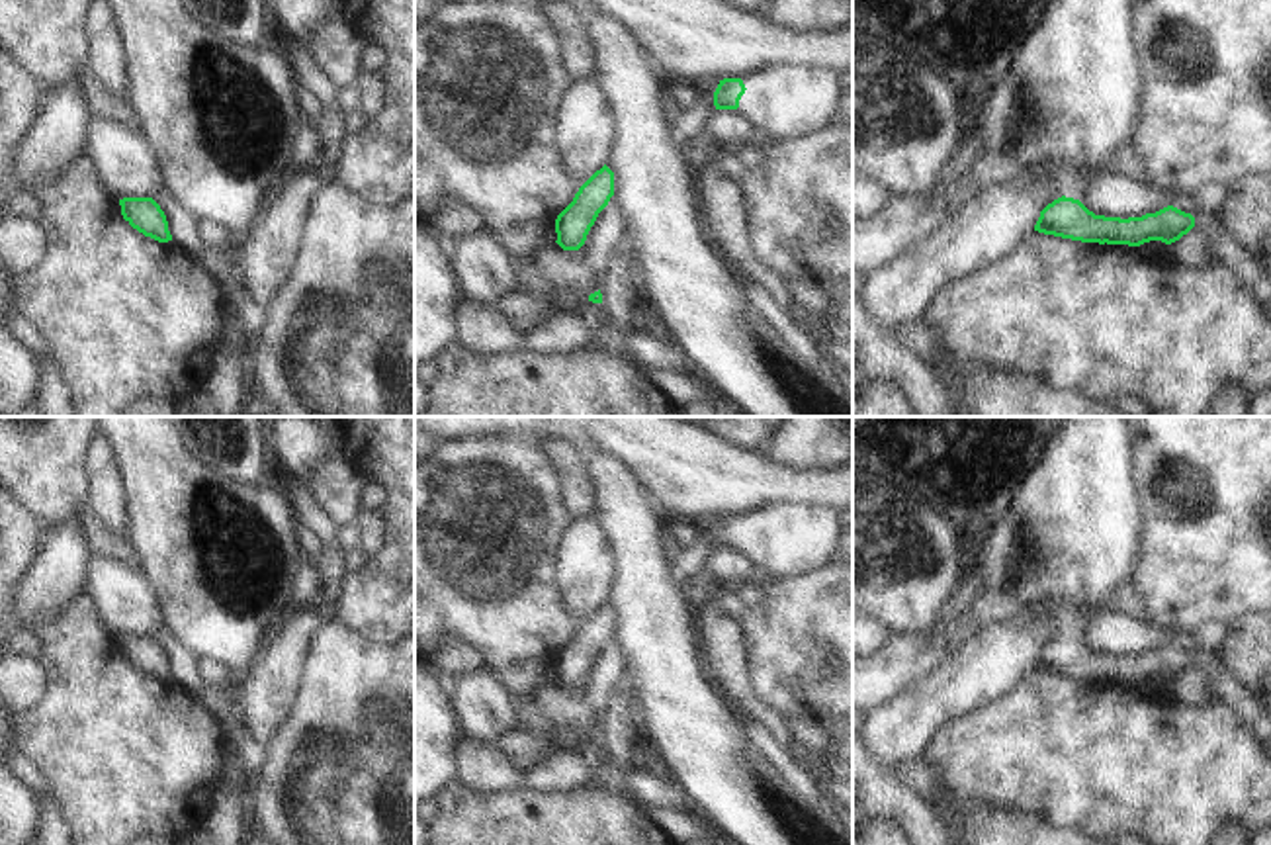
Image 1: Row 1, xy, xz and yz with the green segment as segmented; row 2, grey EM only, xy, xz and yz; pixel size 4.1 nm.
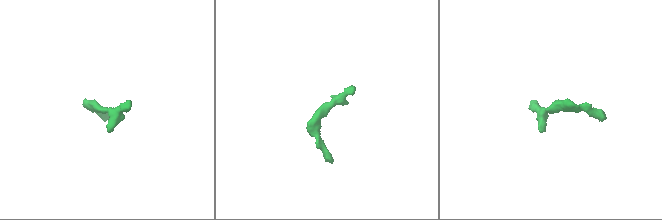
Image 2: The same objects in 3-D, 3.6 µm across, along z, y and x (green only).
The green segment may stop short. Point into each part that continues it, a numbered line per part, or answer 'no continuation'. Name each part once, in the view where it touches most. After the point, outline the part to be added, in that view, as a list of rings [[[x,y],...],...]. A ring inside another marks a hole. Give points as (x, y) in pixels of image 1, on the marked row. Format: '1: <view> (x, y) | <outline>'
1: xz (794, 100) | [[[780,67],[772,74],[749,74],[743,84],[747,90],[737,111],[765,141],[788,141],[827,127],[841,92],[835,72],[819,67]]]

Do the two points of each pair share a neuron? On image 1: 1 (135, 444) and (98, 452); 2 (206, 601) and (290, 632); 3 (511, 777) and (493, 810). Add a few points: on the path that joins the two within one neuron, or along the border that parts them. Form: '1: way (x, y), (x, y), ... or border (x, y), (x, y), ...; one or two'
1: border (102, 437), (112, 452), (126, 493); two
2: border (294, 609), (268, 636), (251, 666); two
3: border (458, 781), (476, 793), (509, 793), (523, 787); two

